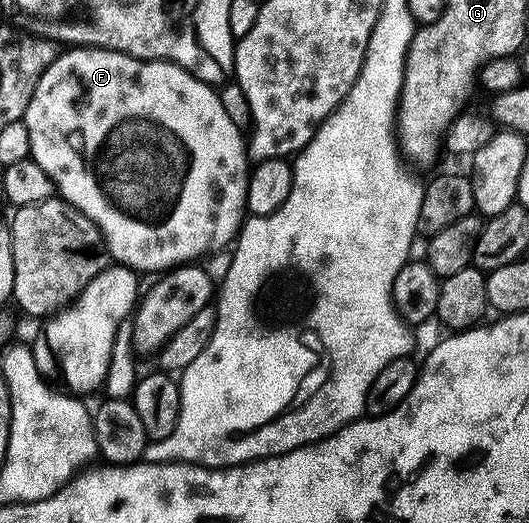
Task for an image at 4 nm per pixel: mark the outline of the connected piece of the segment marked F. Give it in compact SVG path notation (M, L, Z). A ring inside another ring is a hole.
M74 46L69 50L63 51L54 61L44 70L44 74L38 79L36 90L32 94L32 102L28 102L28 110L24 117L24 123L28 130L28 138L30 139L29 159L35 160L42 170L54 183L57 195L63 200L67 200L72 206L76 206L76 210L80 210L87 218L93 222L102 232L103 241L113 259L117 261L123 268L132 268L139 274L145 272L158 272L154 274L162 274L167 270L173 269L175 266L185 265L187 262L197 261L197 256L202 256L209 250L213 244L229 245L231 241L238 235L238 229L241 228L246 212L246 181L248 179L248 148L244 143L244 136L240 133L239 125L234 124L228 113L221 104L219 93L215 91L209 84L205 84L202 80L197 80L187 68L180 67L179 64L171 64L168 60L141 60L139 56L129 56L127 52L113 52L107 48L92 48L89 46Z

